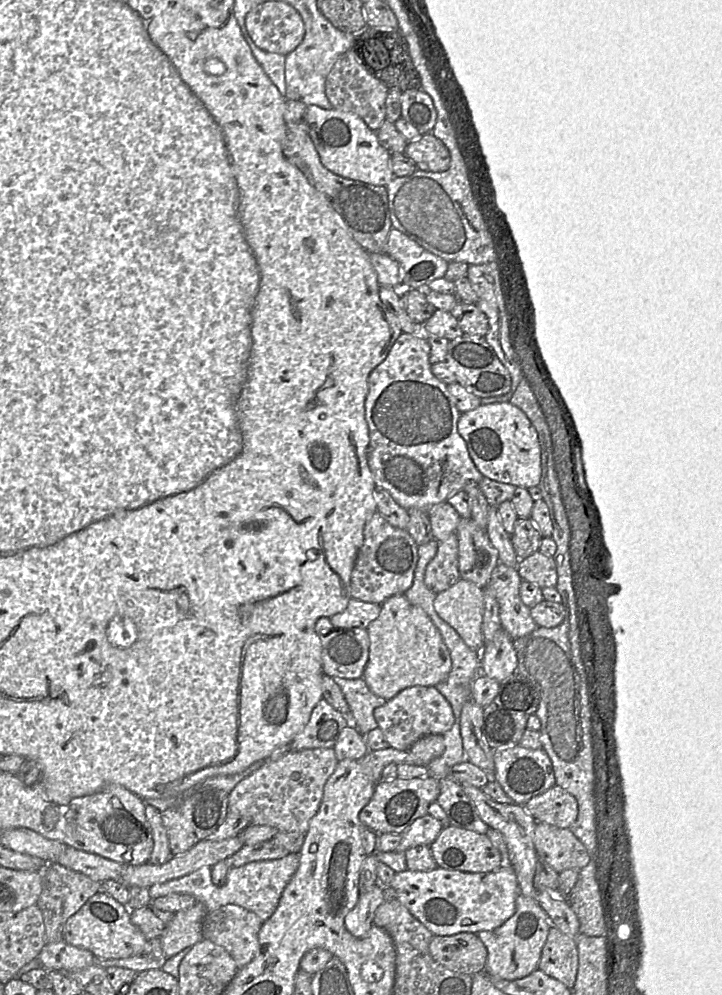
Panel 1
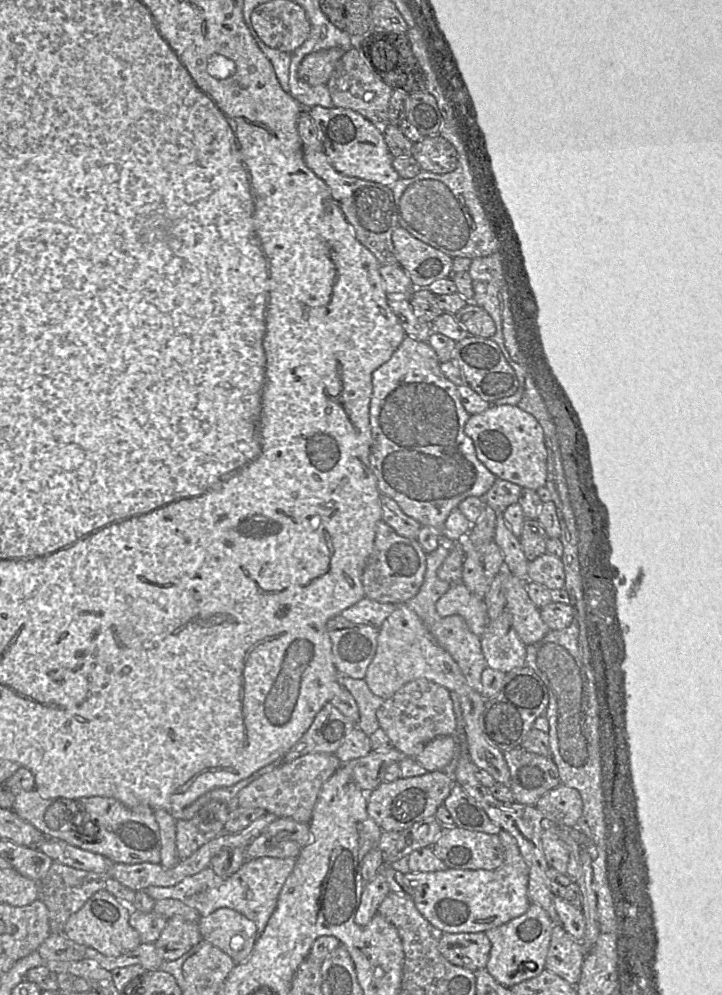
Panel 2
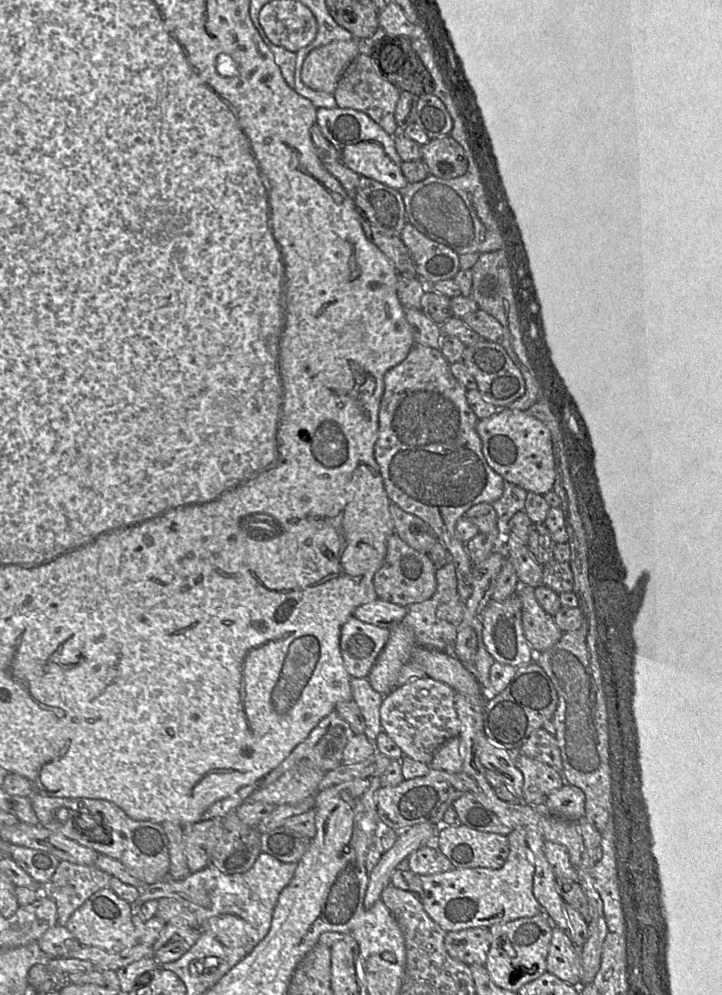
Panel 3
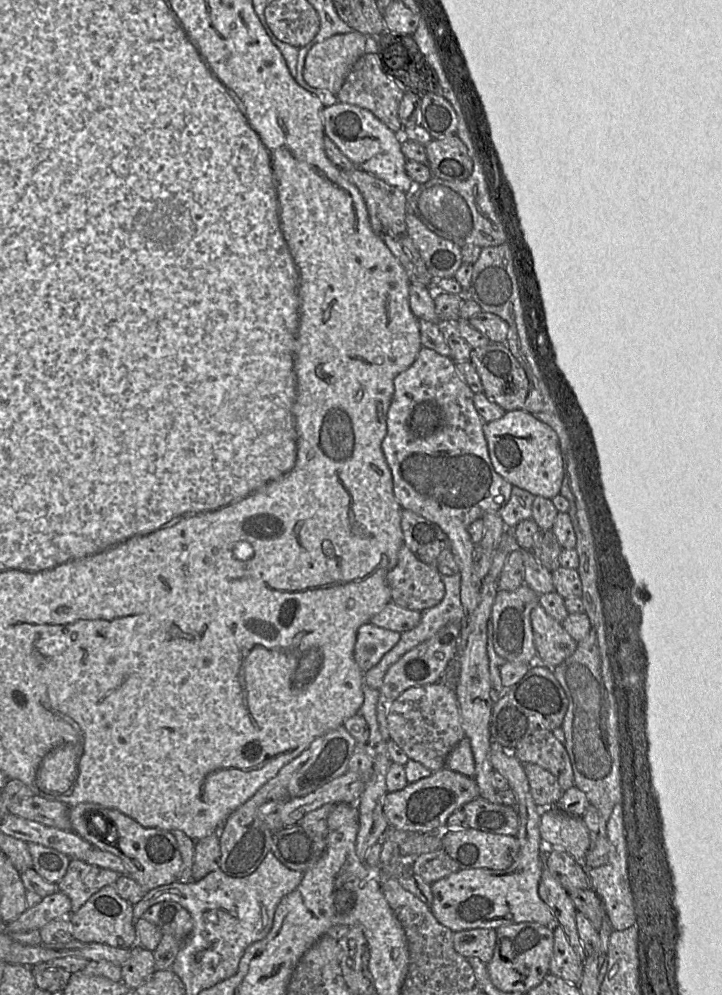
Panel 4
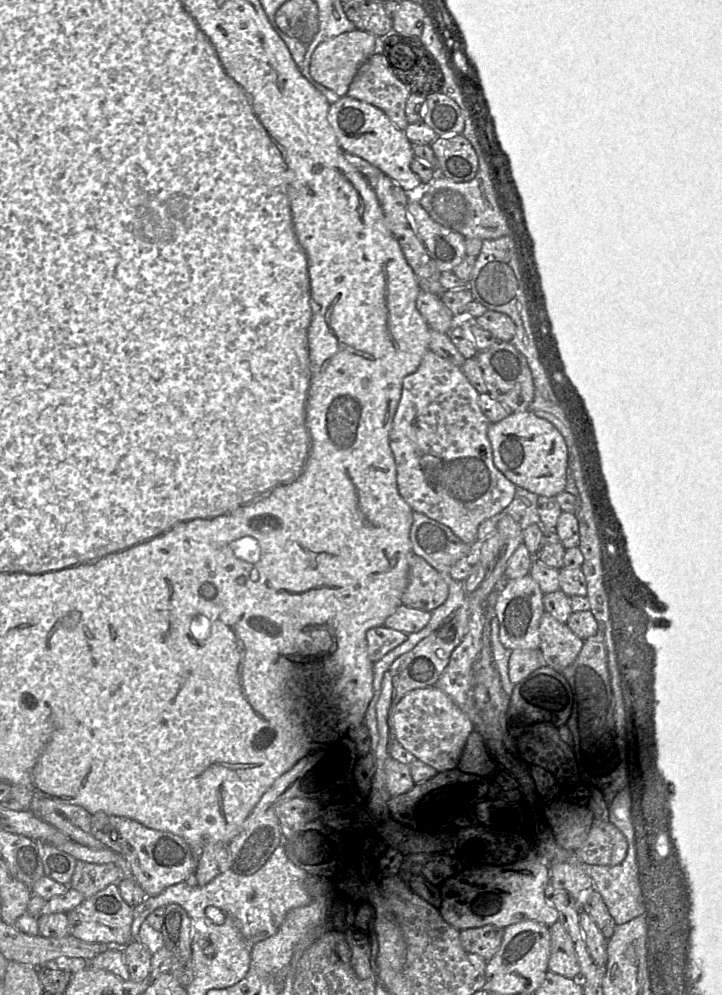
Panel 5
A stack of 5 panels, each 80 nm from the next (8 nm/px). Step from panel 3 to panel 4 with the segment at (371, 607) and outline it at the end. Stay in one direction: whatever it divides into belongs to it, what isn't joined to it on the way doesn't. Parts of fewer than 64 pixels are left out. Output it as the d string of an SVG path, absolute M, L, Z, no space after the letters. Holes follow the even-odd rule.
M393 602L388 603L369 623L403 633L414 629L421 620L421 612L400 607Z

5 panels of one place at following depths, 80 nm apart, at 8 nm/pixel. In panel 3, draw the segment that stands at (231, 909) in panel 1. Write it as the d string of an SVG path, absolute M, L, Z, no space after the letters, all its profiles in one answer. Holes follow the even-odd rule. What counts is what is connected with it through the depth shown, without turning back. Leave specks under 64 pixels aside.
M232 914L211 917L206 922L206 929L225 947L238 948L248 944L246 922Z

